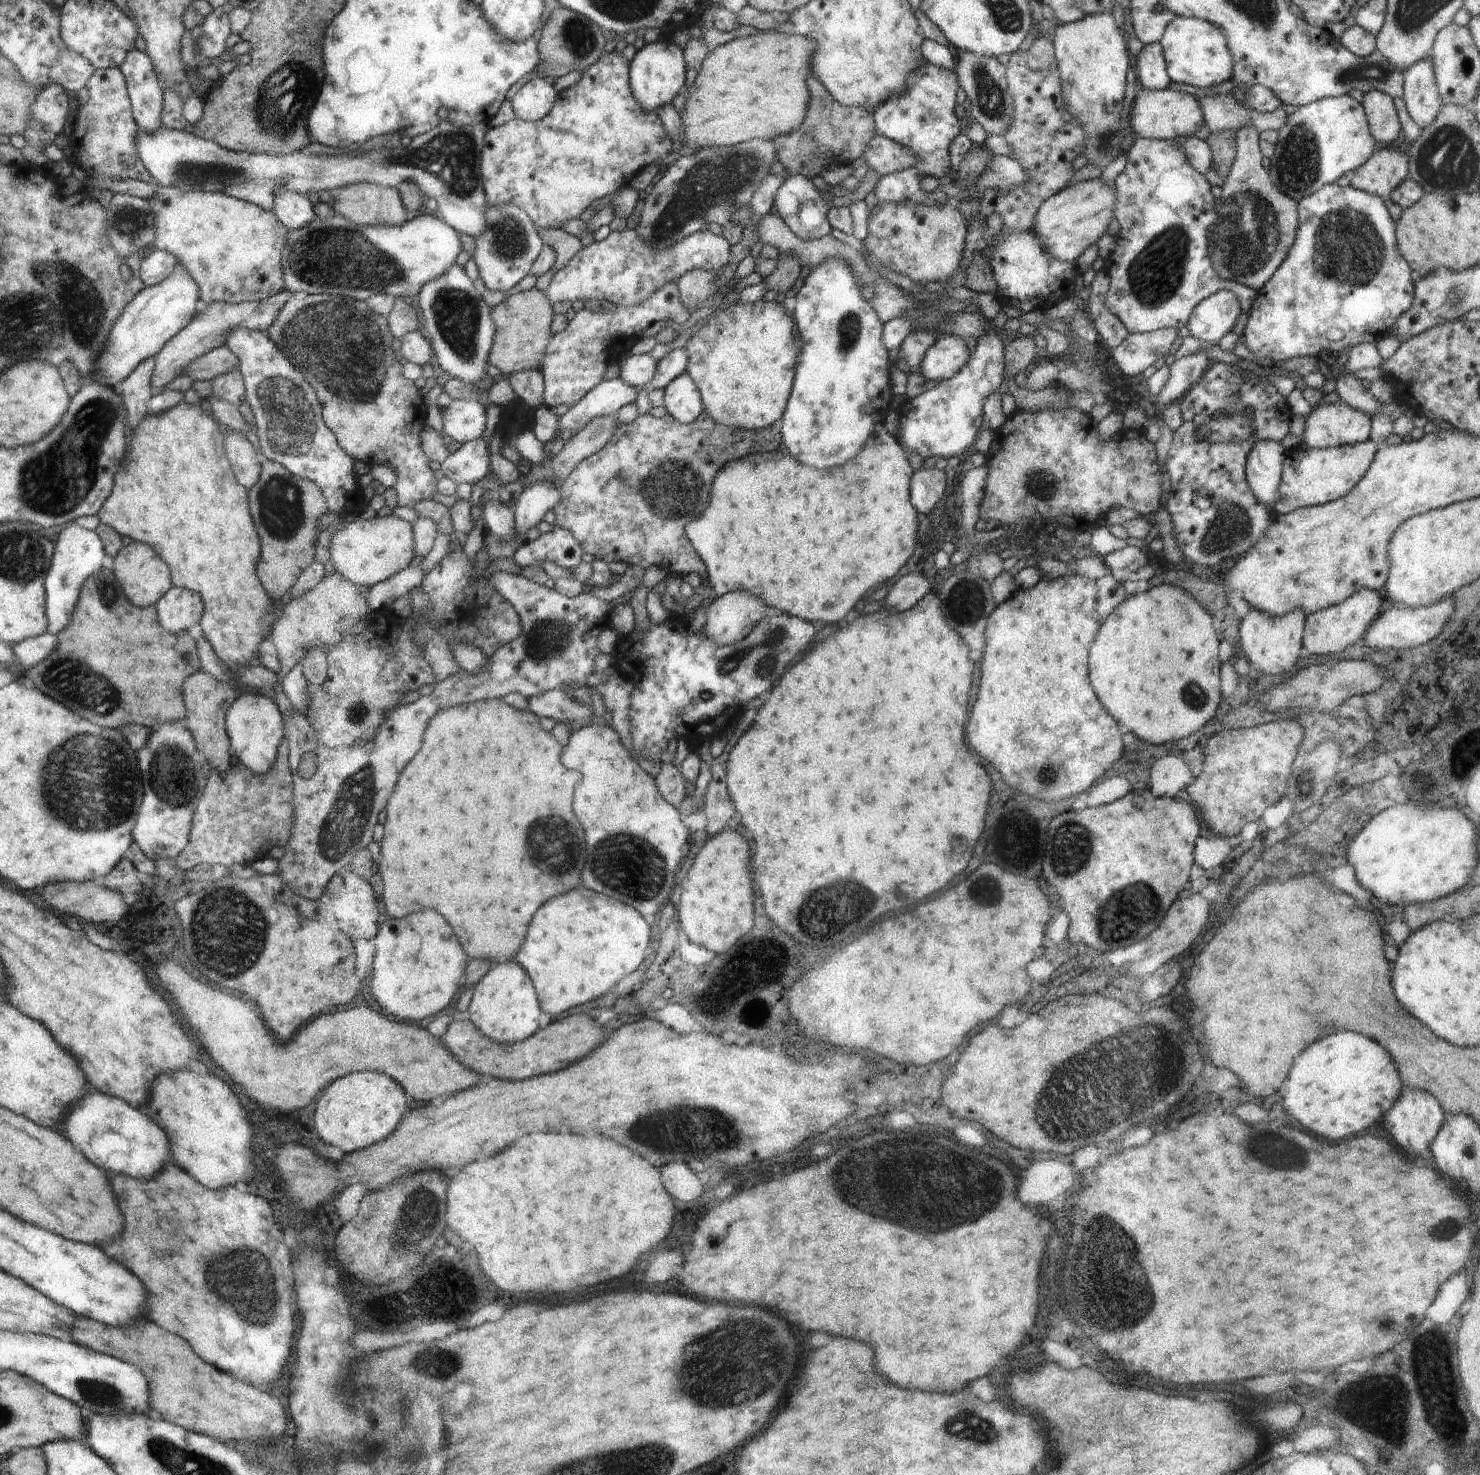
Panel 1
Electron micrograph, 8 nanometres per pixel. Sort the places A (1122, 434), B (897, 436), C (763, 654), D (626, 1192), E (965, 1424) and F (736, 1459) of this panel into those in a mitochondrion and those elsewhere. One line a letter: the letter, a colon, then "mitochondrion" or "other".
A: other
B: other
C: mitochondrion
D: other
E: mitochondrion
F: other

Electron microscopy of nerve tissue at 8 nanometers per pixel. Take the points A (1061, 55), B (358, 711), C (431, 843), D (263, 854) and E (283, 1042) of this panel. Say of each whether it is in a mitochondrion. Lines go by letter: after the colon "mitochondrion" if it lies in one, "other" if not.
A: other
B: mitochondrion
C: other
D: other
E: other

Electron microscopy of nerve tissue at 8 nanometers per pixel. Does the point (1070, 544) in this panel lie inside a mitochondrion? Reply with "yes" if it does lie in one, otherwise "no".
yes

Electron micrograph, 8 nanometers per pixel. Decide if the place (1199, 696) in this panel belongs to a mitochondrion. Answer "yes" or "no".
yes

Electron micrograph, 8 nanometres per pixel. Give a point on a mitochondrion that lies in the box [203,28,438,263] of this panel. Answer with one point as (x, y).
(287, 92)

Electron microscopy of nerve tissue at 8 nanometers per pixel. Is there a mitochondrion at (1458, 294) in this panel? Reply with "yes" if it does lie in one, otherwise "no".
yes

